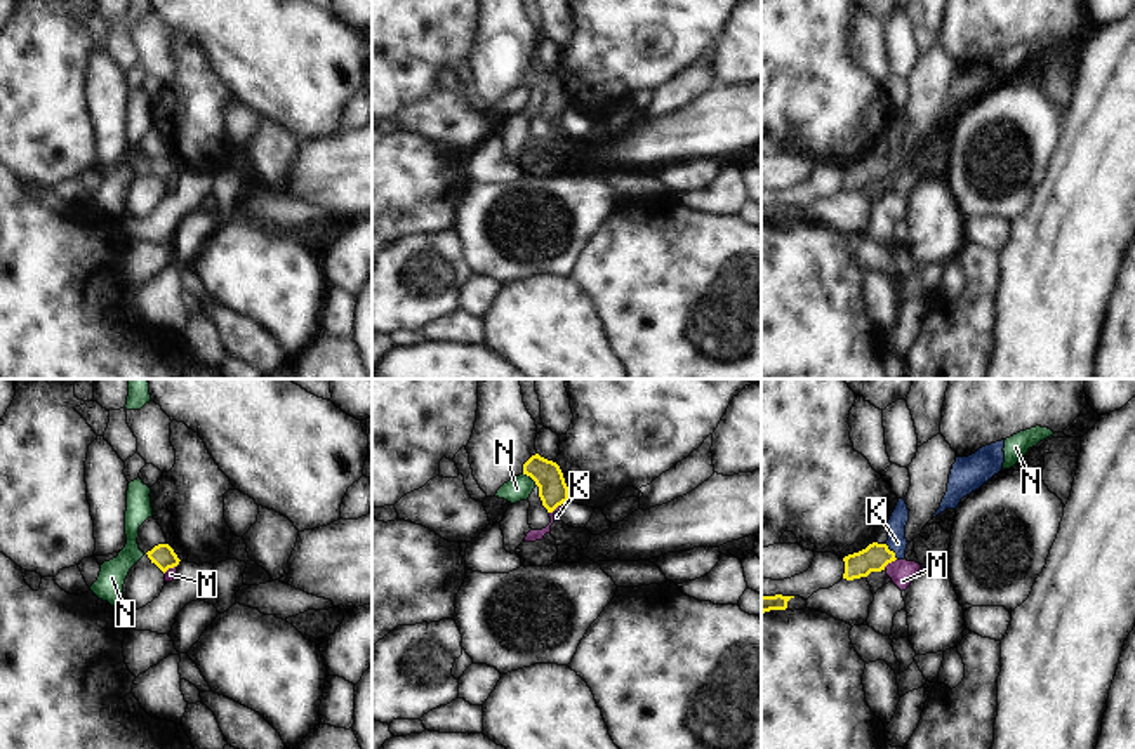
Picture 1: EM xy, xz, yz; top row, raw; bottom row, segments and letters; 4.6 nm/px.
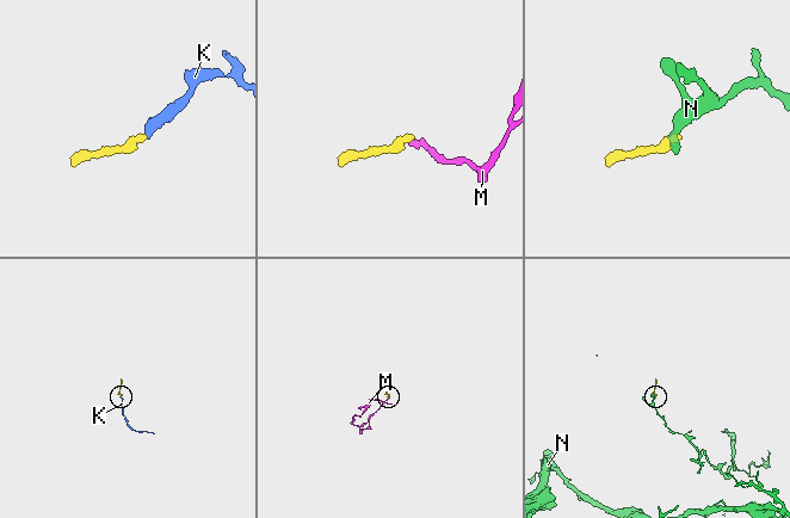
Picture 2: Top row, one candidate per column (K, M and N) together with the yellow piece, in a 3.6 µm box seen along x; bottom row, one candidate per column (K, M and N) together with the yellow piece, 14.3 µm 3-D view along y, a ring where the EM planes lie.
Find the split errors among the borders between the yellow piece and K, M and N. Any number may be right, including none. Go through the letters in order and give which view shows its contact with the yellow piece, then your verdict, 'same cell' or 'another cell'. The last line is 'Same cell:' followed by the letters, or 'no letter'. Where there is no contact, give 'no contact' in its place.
K: contact in yz; same cell
M: contact in yz; another cell
N: contact in xz; another cell
Same cell: K

